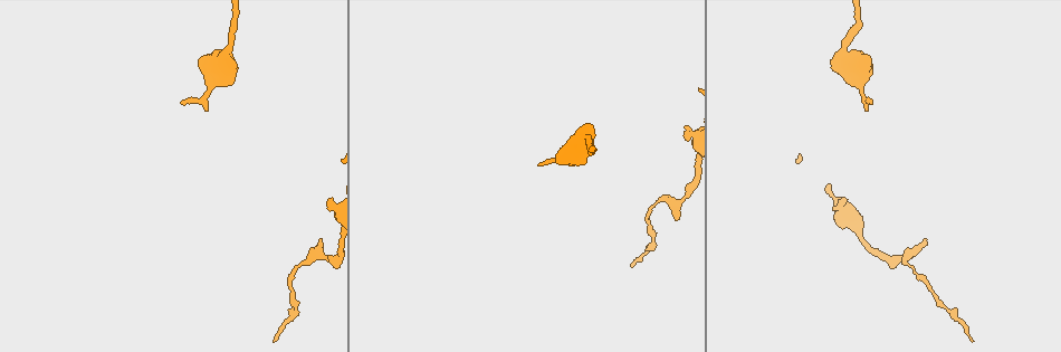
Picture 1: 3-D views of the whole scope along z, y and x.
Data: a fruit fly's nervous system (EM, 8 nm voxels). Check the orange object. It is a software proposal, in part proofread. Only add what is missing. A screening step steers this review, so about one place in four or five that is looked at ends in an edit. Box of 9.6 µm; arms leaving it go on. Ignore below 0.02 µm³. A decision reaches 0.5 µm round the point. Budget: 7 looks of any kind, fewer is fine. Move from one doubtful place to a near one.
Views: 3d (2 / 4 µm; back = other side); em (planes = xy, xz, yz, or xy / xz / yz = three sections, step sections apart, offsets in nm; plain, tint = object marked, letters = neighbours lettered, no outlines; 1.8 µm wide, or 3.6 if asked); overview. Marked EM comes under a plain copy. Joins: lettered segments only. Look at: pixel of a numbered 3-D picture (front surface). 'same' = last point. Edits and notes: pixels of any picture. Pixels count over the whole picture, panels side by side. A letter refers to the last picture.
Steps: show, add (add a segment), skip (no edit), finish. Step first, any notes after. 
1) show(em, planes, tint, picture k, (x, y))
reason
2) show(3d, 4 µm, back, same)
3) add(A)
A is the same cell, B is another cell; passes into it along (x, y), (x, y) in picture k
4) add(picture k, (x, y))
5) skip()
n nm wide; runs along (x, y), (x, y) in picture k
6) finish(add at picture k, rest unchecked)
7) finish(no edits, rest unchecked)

show(3d, 4 µm, picture 1, (677, 218))
thin end

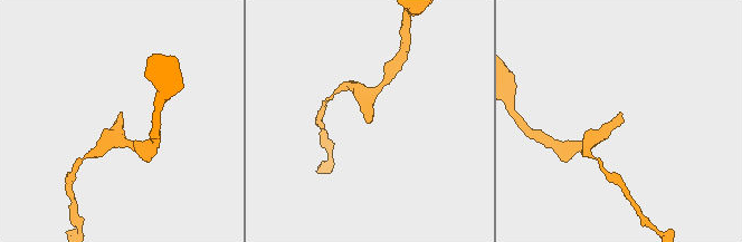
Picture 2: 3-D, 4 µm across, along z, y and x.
show(em, xz, step 8, tint, picture 2, (372, 120))

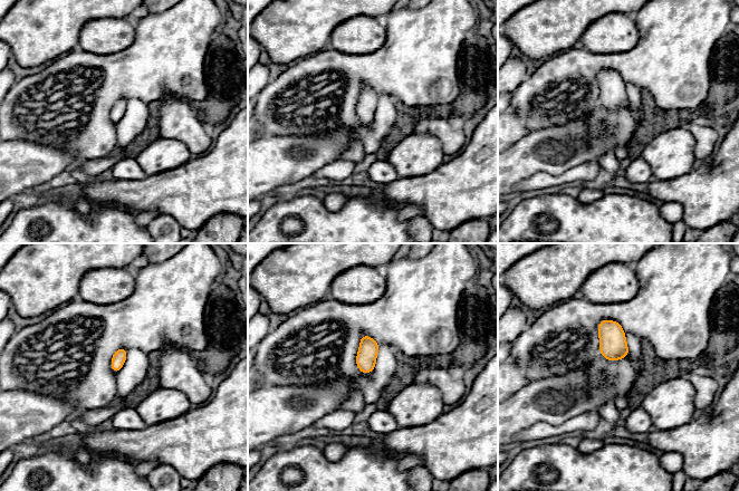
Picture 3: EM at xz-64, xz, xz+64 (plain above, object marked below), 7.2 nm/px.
show(em, planes, letters, same)

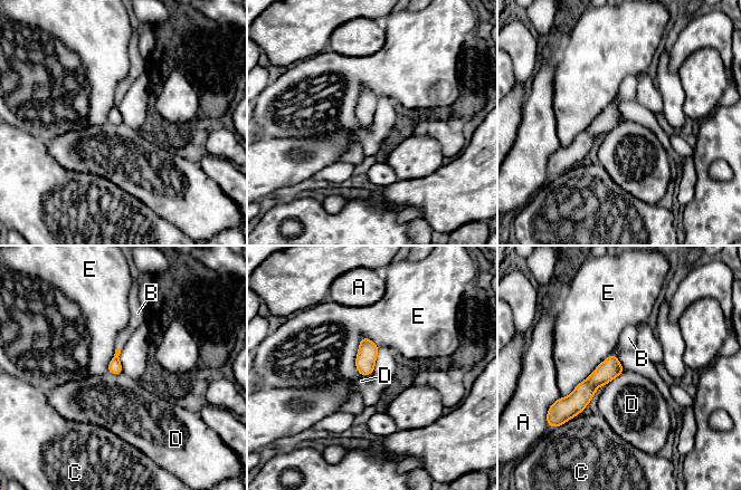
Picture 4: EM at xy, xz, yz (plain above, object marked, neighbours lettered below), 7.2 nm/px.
add(B)
B is the same cell, A, C, D and E are other cells; the neuron continues

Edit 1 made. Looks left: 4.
show(overview)

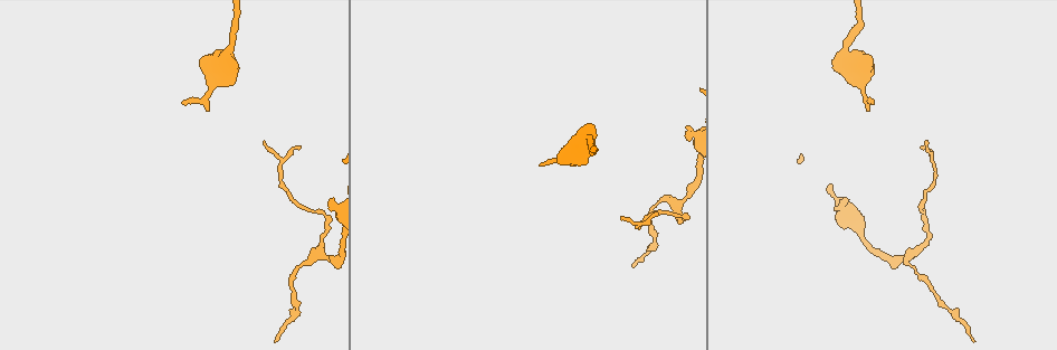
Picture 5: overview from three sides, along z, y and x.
show(em, yz, step 8, letters, picture 5, (873, 104))
thin end

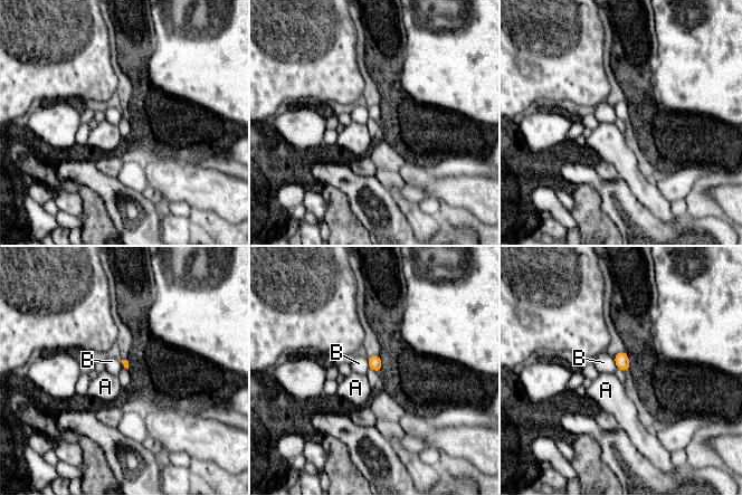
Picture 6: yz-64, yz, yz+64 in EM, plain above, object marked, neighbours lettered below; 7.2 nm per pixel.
show(em, planes, letters, same)

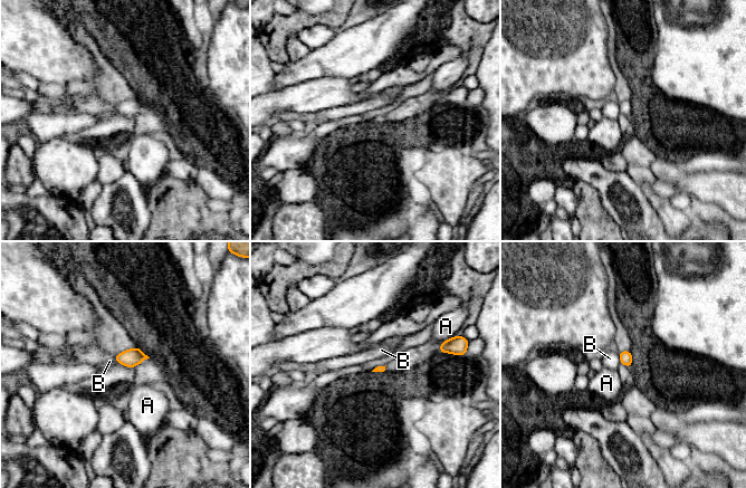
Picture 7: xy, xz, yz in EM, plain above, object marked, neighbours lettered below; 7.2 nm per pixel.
skip()
B touches over 90 nm; A and B are other cells; border along (618, 352), (621, 363) in picture 7; no lettered segment goes on from it

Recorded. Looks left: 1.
finish(add at picture 4, rest unchecked)

